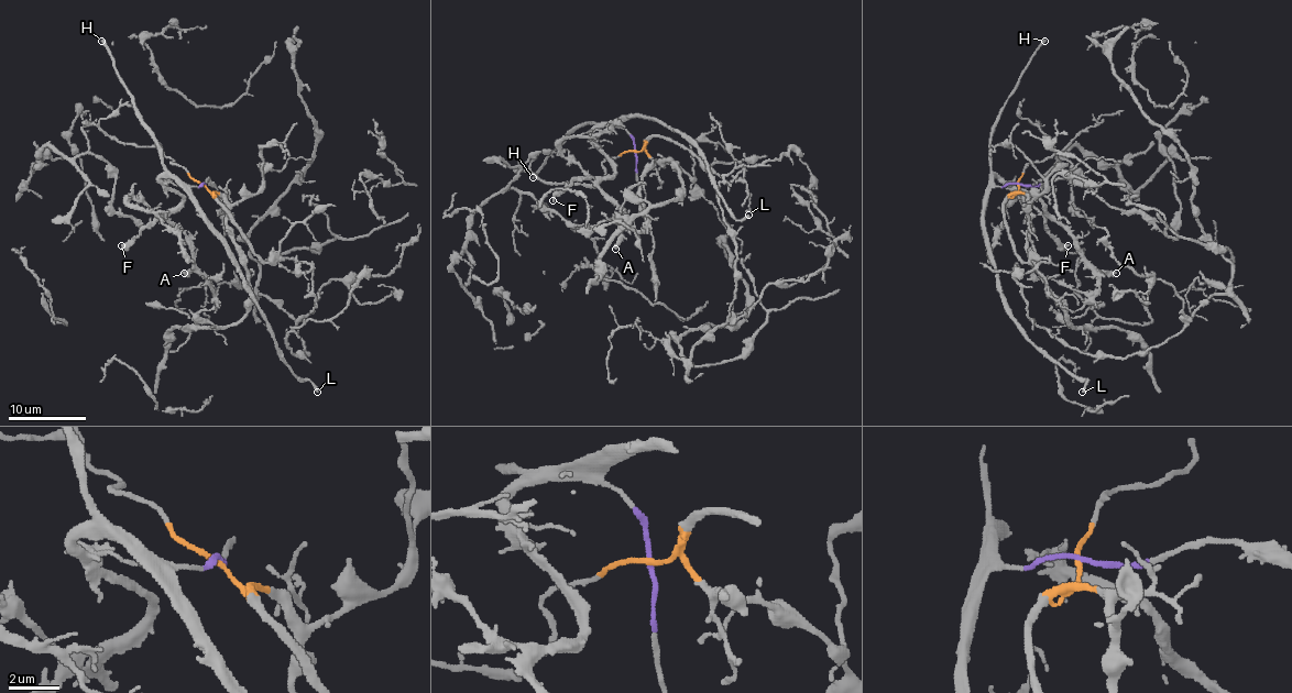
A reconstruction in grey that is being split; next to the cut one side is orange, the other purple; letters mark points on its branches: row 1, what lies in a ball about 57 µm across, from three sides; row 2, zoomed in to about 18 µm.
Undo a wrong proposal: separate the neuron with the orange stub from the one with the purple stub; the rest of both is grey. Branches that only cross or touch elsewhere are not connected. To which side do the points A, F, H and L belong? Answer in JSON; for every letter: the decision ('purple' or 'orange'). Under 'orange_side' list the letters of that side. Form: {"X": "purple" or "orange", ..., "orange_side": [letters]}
{"A": "purple", "F": "purple", "H": "purple", "L": "purple", "orange_side": []}

